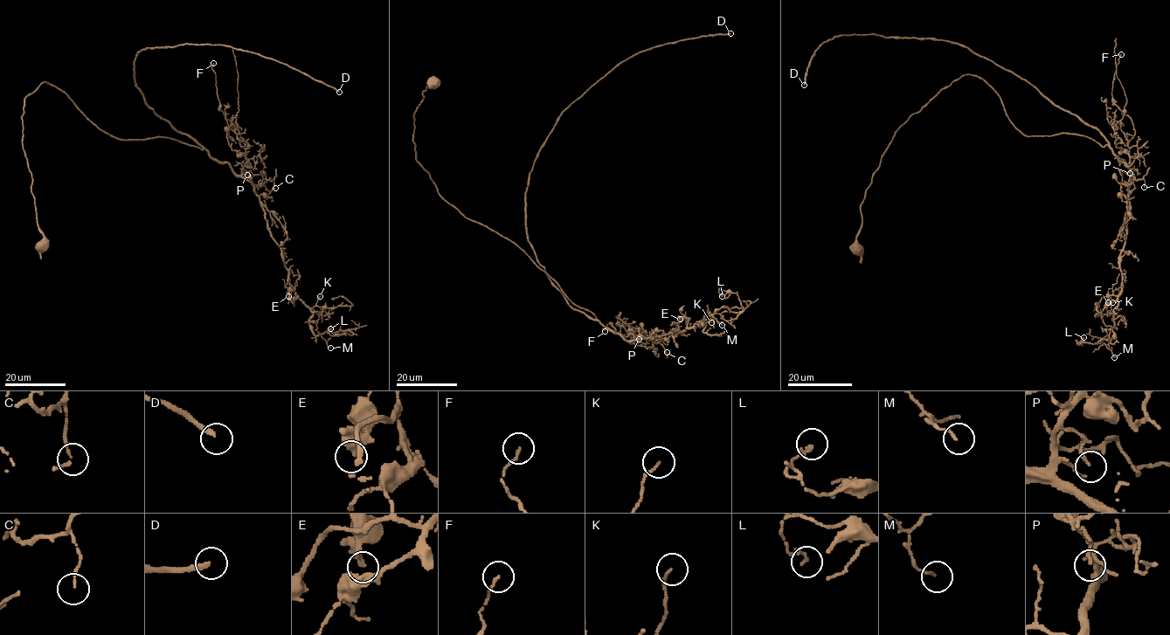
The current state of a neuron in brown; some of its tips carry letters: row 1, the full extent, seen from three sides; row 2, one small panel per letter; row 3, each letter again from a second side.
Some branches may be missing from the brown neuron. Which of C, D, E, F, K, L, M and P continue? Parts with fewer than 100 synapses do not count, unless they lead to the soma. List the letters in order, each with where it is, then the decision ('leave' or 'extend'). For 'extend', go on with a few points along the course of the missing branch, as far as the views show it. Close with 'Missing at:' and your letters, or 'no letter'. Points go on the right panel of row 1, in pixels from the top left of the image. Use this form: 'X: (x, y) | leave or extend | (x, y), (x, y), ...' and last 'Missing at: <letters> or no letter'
C: (1144, 187) | leave
D: (804, 85) | extend | (804, 85), (809, 122), (833, 155), (836, 183), (937, 294), (990, 333), (1031, 345), (1040, 330), (1067, 314)
E: (1108, 302) | leave
F: (1121, 54) | leave
K: (1112, 302) | leave
L: (1083, 337) | leave
M: (1114, 357) | leave
P: (1130, 173) | leave
Missing at: D

